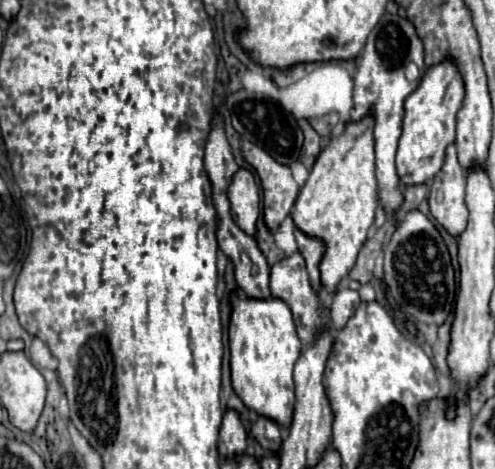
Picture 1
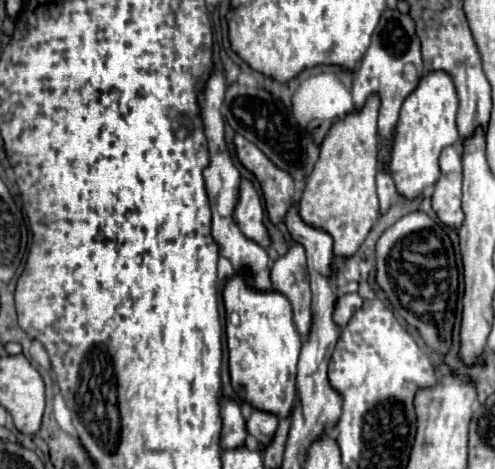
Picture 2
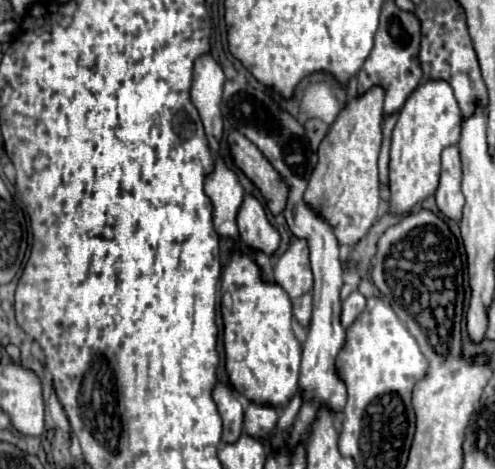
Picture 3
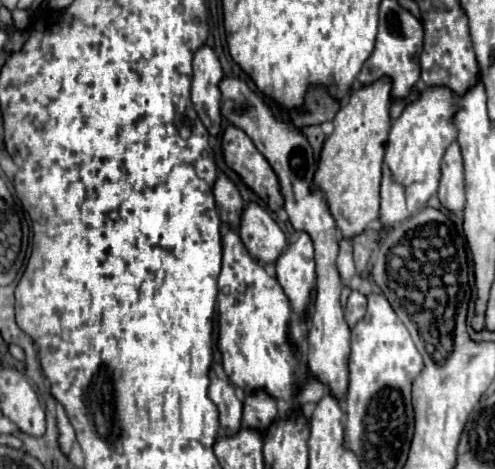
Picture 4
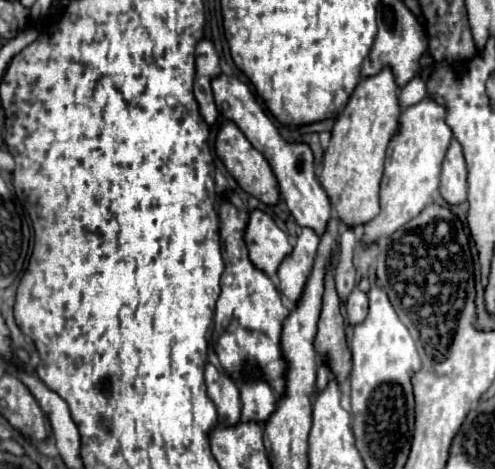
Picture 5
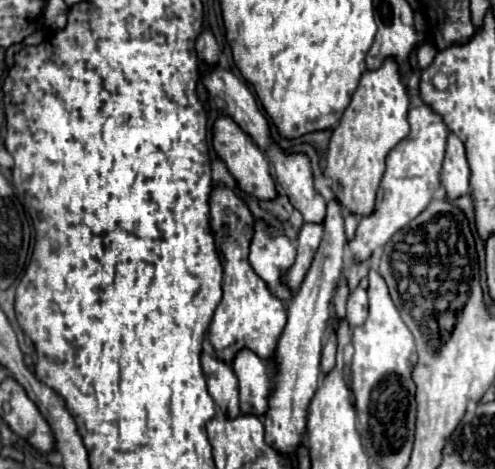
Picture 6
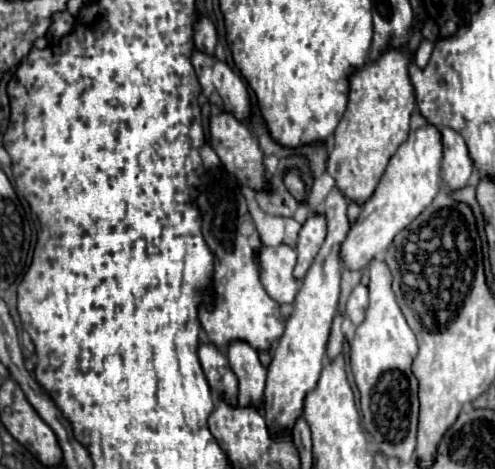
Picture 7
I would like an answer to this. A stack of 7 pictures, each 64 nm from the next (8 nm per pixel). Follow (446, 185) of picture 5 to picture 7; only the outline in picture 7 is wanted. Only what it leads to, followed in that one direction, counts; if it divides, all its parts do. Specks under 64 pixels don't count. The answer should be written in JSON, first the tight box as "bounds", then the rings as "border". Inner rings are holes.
{"bounds":[440,128,474,190],"border":[[[442,128],[440,134],[442,134],[442,146],[444,146],[440,176],[444,184],[448,184],[452,190],[464,188],[474,172],[474,162],[468,154],[468,146],[464,138],[452,128]]]}

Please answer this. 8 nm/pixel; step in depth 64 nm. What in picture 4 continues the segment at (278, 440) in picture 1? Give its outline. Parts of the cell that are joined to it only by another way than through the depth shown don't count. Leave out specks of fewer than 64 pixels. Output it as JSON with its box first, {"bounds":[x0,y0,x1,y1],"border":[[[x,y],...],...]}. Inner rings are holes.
{"bounds":[242,388,278,434],"border":[[[258,388],[258,390],[252,390],[250,394],[246,394],[244,414],[242,414],[244,428],[256,428],[260,434],[264,434],[276,416],[278,416],[276,400],[266,390]]]}

